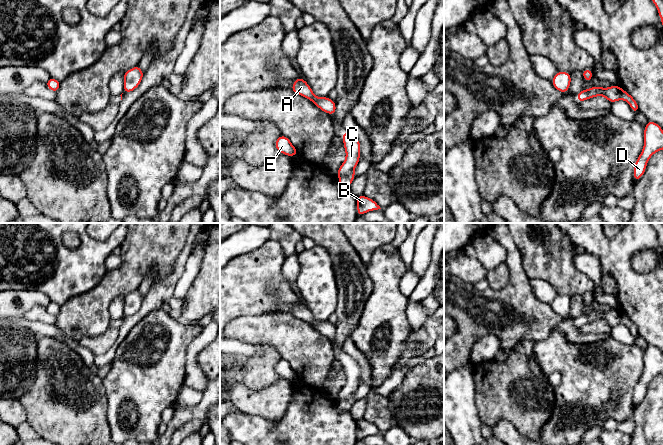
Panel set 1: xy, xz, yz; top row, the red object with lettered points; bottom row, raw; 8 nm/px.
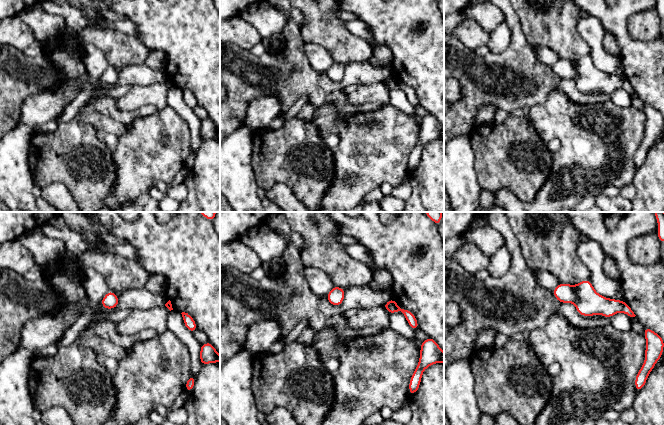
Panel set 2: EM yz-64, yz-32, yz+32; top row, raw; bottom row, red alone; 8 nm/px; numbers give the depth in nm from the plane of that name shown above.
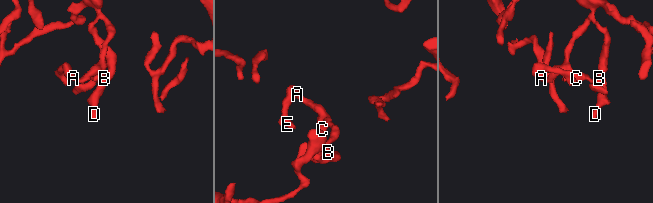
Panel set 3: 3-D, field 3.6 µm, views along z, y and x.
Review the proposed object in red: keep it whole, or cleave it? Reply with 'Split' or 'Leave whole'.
Leave whole

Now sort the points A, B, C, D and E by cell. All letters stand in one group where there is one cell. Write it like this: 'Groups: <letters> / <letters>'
Groups: A B C D E

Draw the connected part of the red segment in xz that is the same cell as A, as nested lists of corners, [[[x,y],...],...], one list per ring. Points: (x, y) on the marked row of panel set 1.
[[[298,77],[294,80],[291,87],[291,91],[294,93],[307,98],[313,102],[320,110],[327,114],[336,115],[336,104],[335,101],[327,97],[316,97],[311,87],[308,85],[306,80]]]

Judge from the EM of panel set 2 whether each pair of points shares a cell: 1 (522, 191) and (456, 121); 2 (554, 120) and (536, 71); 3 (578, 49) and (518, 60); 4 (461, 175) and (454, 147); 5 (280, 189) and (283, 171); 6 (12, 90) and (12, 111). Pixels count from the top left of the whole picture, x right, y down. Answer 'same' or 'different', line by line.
1: different
2: different
3: different
4: same
5: different
6: same

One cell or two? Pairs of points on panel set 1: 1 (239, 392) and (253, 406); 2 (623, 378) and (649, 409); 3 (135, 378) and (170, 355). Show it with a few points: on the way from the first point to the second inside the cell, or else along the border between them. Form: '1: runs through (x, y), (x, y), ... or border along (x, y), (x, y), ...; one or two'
1: runs through (242, 395), (250, 403); one
2: border along (635, 406), (631, 417); two
3: runs through (144, 377), (161, 362); one

